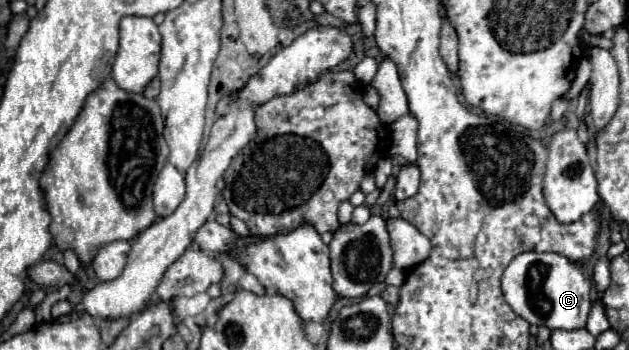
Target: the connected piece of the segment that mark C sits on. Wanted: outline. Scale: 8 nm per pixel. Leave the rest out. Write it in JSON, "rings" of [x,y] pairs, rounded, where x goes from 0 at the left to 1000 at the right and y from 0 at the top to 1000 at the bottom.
{"rings":[[[825,726],[800,777],[797,823],[816,891],[835,909],[841,926],[866,926],[873,943],[917,943],[930,937],[933,926],[933,903],[940,886],[936,777],[930,771],[930,760],[911,754],[892,726]]]}

